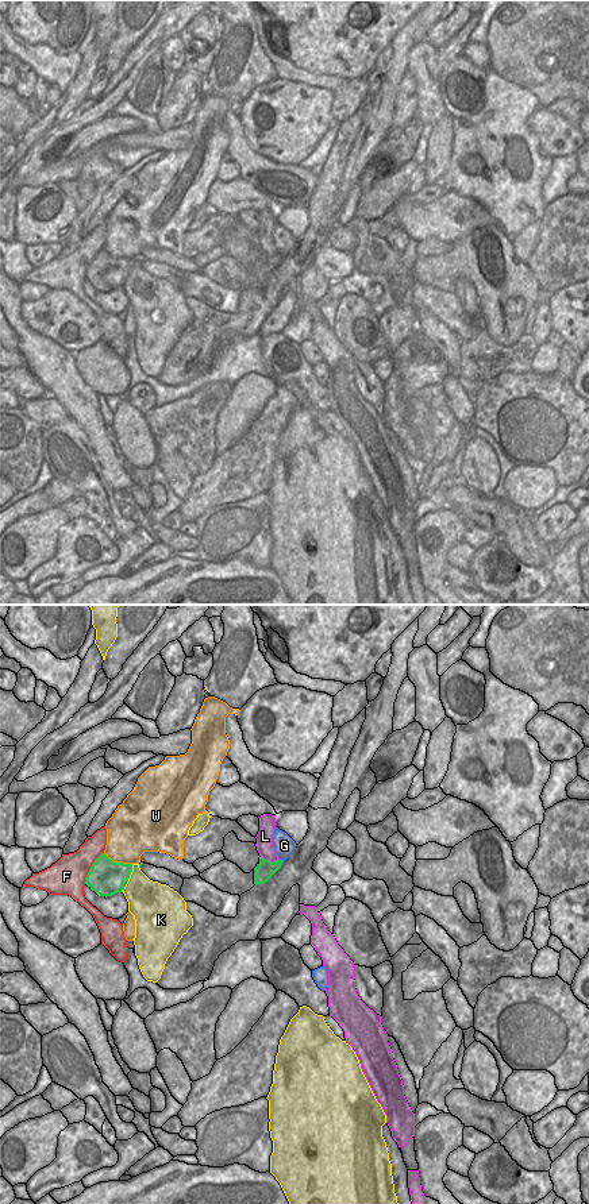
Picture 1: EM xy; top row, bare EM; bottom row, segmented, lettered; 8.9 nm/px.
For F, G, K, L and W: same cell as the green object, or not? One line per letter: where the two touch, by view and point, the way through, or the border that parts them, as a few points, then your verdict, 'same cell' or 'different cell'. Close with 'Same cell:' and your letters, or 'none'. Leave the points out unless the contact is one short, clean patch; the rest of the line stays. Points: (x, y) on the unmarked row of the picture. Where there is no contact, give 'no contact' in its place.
F: meets green in xy at (91, 263); different cell
G: meets green in xy at (281, 255); different cell
K: meets green in xy at (129, 273); different cell
L: meets green in xy at (270, 257); border along xy (261, 251), (272, 257), (278, 254); different cell
W: meets green in xy at (118, 258); different cell
Same cell: none

